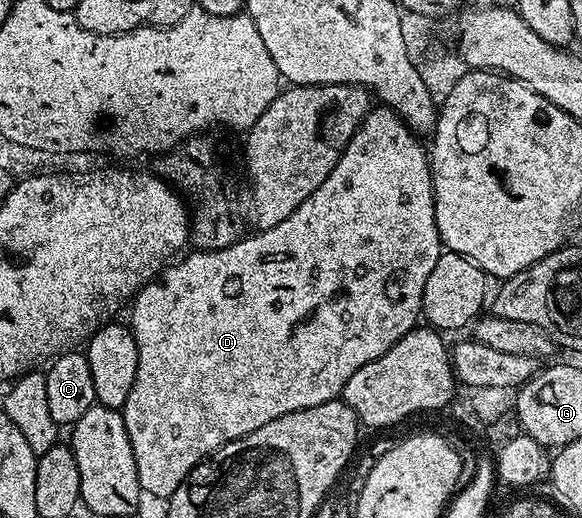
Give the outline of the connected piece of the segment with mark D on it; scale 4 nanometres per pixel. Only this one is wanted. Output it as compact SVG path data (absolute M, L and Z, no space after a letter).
M373 106L345 145L330 175L322 181L322 185L318 185L318 189L314 189L314 193L310 193L310 197L306 197L306 201L302 201L302 205L298 205L298 209L294 209L294 213L290 213L290 217L286 217L286 221L265 231L257 230L256 235L249 239L240 237L236 243L221 251L193 250L185 259L177 258L169 262L155 279L151 279L134 296L130 303L130 330L138 345L138 373L130 389L130 397L126 397L124 402L122 414L130 445L134 449L134 465L138 465L140 489L145 496L157 495L160 501L167 500L203 459L227 443L254 433L254 429L262 429L262 425L274 421L274 417L341 398L346 381L354 377L362 365L370 365L370 361L382 357L382 353L389 351L400 338L417 326L424 310L422 293L426 289L426 277L430 277L434 265L438 265L442 250L434 217L430 155L425 144L423 147L419 142L423 143L391 107Z

